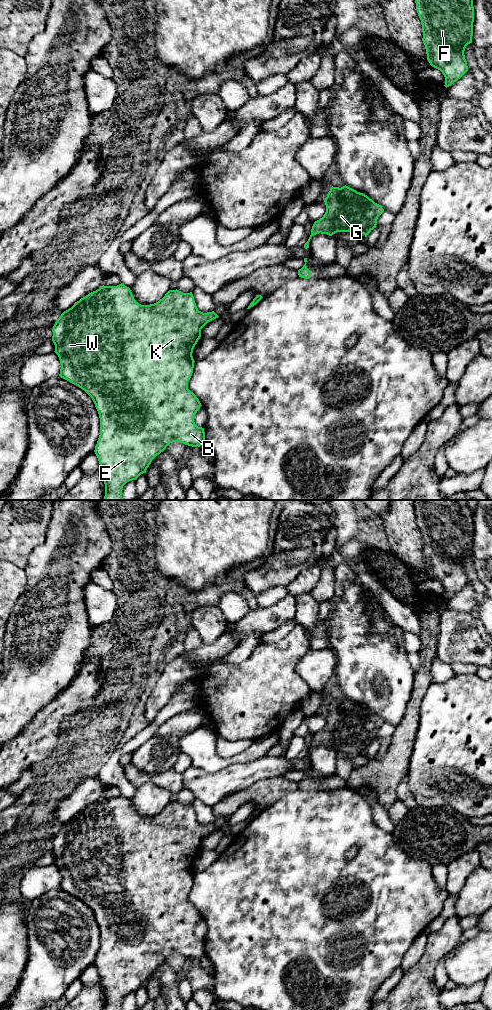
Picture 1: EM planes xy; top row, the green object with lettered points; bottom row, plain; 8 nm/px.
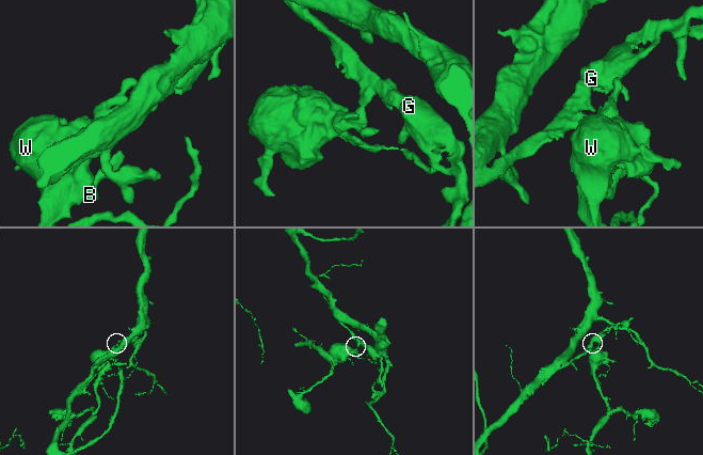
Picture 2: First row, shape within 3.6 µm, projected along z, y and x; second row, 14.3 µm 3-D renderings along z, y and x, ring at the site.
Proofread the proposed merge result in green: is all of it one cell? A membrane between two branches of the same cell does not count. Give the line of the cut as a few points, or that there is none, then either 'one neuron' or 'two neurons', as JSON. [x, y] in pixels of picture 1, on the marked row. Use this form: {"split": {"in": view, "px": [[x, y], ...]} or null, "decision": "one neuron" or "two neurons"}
{"split": {"in": "xy", "px": [[250, 303], [252, 306]]}, "decision": "two neurons"}

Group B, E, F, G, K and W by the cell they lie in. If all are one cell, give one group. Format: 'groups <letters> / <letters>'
groups B E K W / F G

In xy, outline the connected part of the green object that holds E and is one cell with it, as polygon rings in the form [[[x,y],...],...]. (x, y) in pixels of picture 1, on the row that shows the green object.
[[[124,284],[117,286],[102,286],[81,298],[68,310],[64,311],[55,322],[52,332],[52,341],[55,345],[55,353],[58,355],[61,369],[59,376],[84,390],[93,400],[100,418],[100,435],[95,446],[95,454],[98,458],[101,473],[104,478],[104,500],[123,500],[122,488],[132,480],[136,480],[141,474],[146,473],[152,460],[163,452],[173,442],[180,442],[192,447],[200,447],[205,443],[204,428],[198,427],[194,422],[197,411],[202,406],[196,395],[188,389],[188,382],[194,368],[193,349],[201,337],[201,329],[210,321],[219,316],[214,312],[203,313],[198,310],[193,294],[183,293],[179,290],[169,290],[158,302],[150,305],[141,305],[133,297],[129,287]]]

